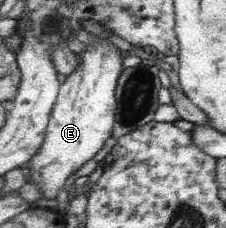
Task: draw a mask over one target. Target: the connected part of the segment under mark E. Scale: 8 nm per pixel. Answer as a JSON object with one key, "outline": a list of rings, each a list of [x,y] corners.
{"outline":[[[95,36],[98,42],[85,46],[81,54],[81,64],[68,76],[59,91],[59,99],[55,103],[52,119],[47,131],[47,139],[43,147],[30,161],[29,177],[41,185],[43,197],[54,199],[64,189],[64,183],[82,169],[88,161],[92,161],[113,137],[119,107],[117,89],[122,72],[120,49],[112,46],[102,36]]]}

